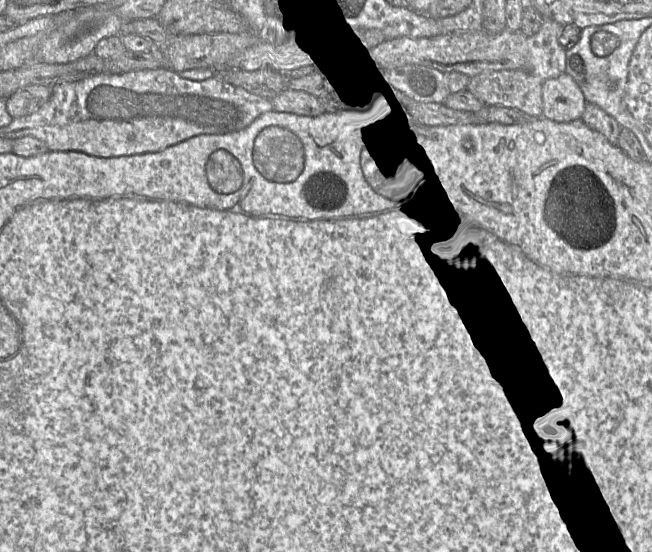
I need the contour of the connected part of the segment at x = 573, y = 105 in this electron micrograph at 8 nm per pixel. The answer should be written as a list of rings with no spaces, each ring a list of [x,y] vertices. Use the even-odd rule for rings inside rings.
[[[567,73],[542,83],[542,117],[555,122],[581,119],[586,101],[579,86]]]

